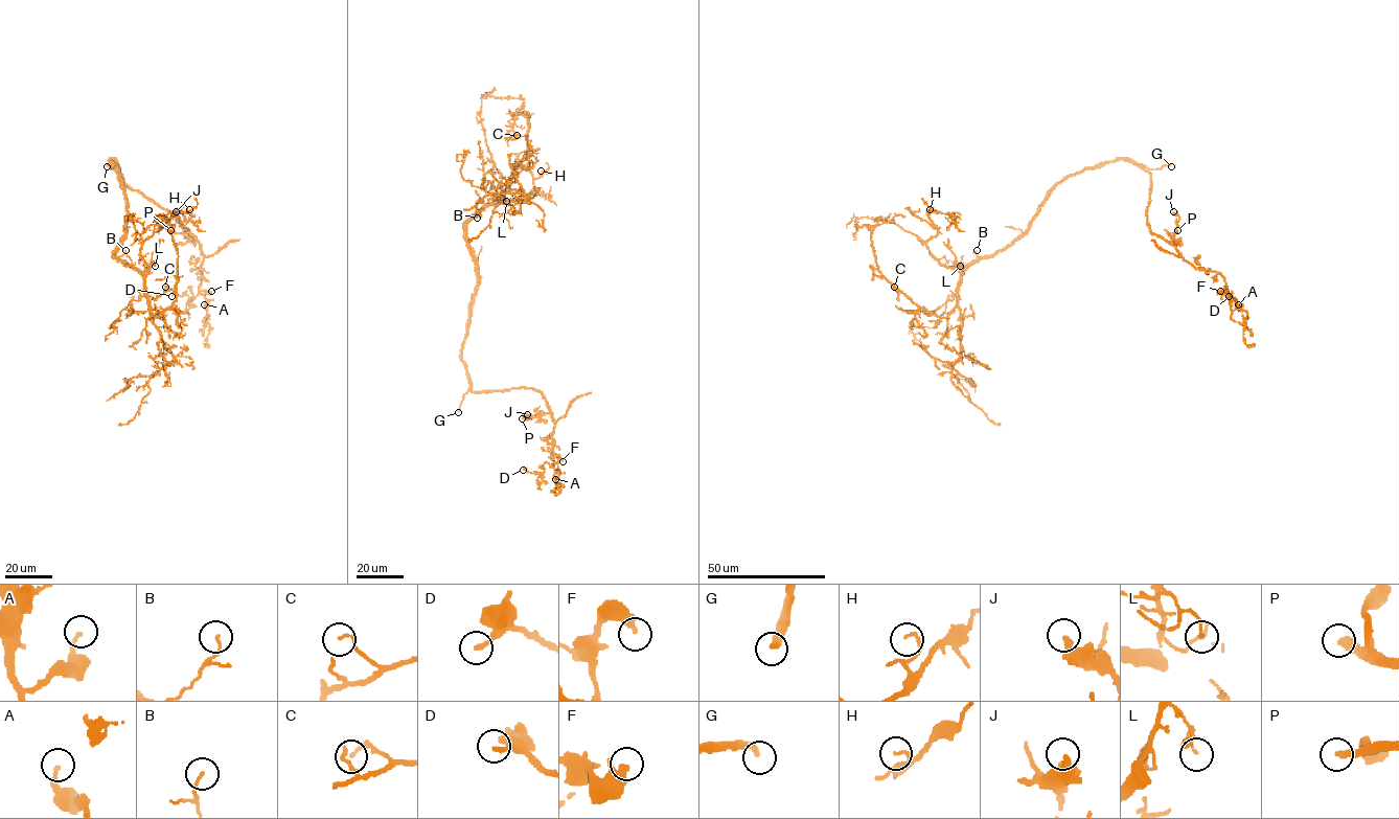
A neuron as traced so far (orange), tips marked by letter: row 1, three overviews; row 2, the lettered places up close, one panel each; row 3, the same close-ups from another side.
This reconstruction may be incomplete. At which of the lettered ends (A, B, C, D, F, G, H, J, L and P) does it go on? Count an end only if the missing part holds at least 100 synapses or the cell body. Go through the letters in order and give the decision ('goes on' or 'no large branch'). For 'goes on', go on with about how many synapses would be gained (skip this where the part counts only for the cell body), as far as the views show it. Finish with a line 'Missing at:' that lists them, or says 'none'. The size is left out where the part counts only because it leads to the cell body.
A: no large branch
B: no large branch
C: no large branch
D: no large branch
F: no large branch
G: goes on
H: no large branch
J: no large branch
L: no large branch
P: goes on; 120 synapses
Missing at: G, P

